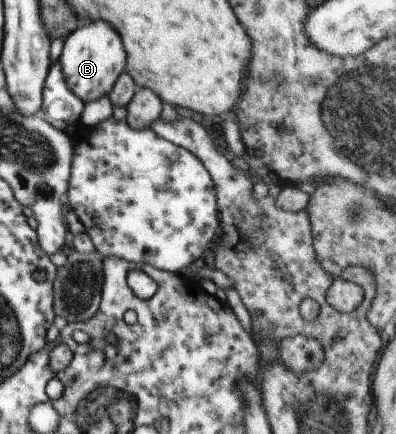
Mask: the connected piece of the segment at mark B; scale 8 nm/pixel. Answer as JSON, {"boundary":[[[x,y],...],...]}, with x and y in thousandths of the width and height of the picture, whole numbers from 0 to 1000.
{"boundary":[[[217,48],[159,94],[149,147],[177,210],[215,240],[275,219],[298,175],[316,164],[321,122],[298,74],[273,51]]]}

